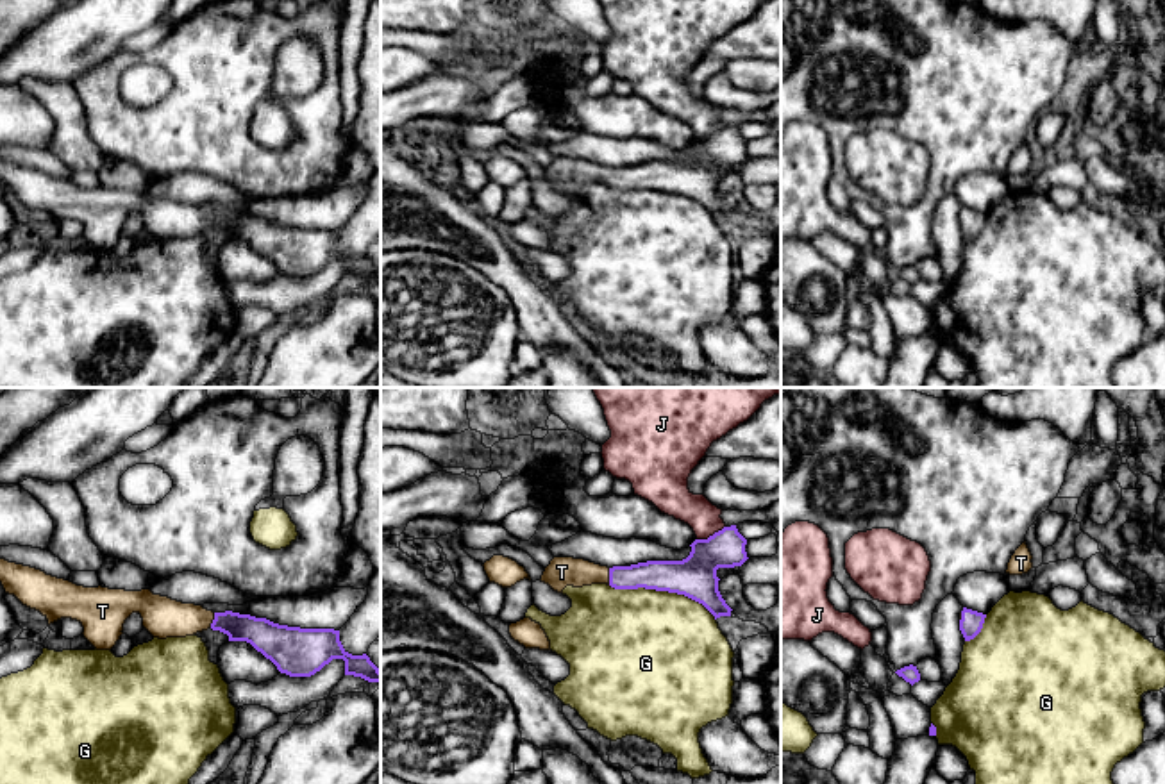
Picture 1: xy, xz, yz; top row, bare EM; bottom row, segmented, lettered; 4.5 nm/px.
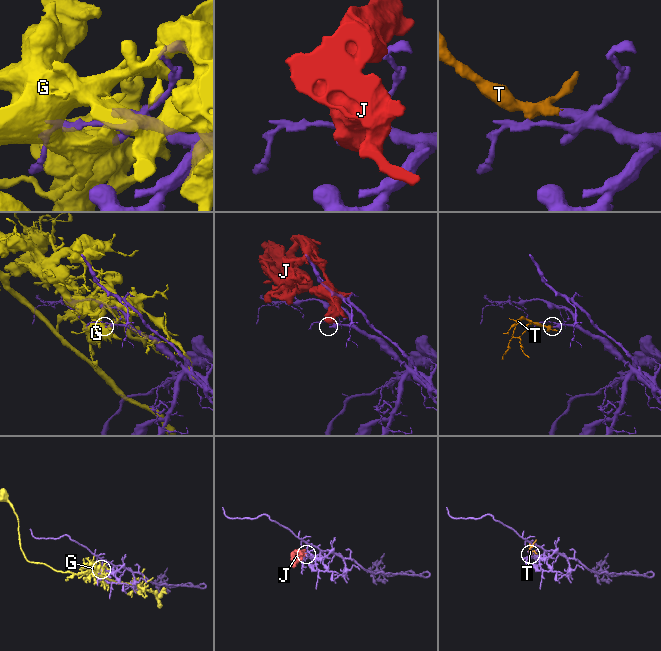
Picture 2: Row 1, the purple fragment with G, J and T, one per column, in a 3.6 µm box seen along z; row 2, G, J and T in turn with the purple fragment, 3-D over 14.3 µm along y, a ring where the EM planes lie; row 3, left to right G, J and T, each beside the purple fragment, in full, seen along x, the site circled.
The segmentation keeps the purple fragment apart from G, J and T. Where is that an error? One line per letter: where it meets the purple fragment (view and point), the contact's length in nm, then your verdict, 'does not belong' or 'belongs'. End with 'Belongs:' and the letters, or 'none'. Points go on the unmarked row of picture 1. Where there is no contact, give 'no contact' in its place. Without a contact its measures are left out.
G: meets purple in xz at (663, 190); contact 500 nm long; does not belong
J: meets purple in xz at (710, 136); contact 140 nm long; does not belong
T: meets purple in xz at (610, 177); contact 80 nm long; belongs
Belongs: T

